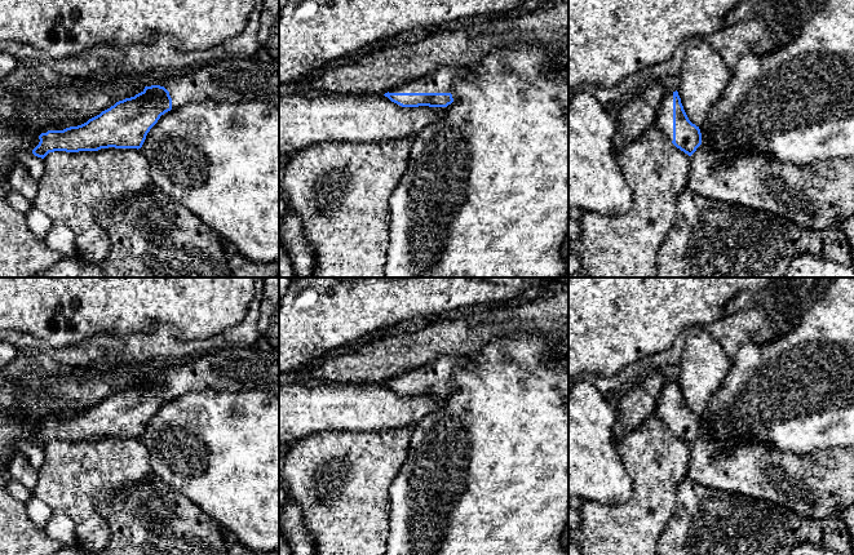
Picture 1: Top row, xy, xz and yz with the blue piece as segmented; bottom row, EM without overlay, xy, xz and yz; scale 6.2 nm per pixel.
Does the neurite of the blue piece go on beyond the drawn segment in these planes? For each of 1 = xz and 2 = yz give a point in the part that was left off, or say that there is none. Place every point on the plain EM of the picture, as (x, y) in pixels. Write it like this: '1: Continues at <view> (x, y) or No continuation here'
1: Continues at xz (442, 369)
2: Continues at yz (664, 407)

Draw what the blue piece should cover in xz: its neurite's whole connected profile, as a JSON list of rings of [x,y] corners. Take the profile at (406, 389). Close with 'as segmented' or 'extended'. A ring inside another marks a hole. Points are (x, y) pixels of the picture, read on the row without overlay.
[[[441,356],[416,370],[397,376],[384,385],[402,396],[447,396],[453,391],[453,376],[461,369],[472,369],[466,358]]]; extended

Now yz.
[[[677,379],[664,385],[658,398],[655,416],[689,445],[702,434],[700,418],[689,409]]]; extended

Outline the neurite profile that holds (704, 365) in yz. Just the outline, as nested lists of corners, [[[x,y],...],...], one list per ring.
[[[694,325],[685,332],[677,381],[693,413],[705,410],[730,368],[731,360],[705,327]]]

